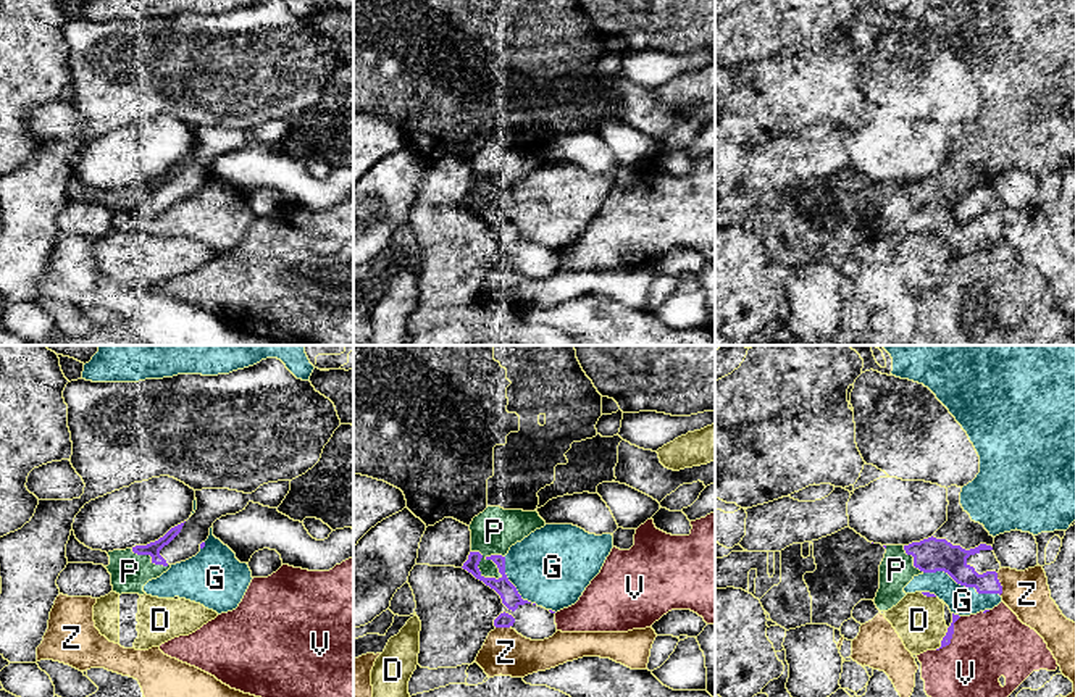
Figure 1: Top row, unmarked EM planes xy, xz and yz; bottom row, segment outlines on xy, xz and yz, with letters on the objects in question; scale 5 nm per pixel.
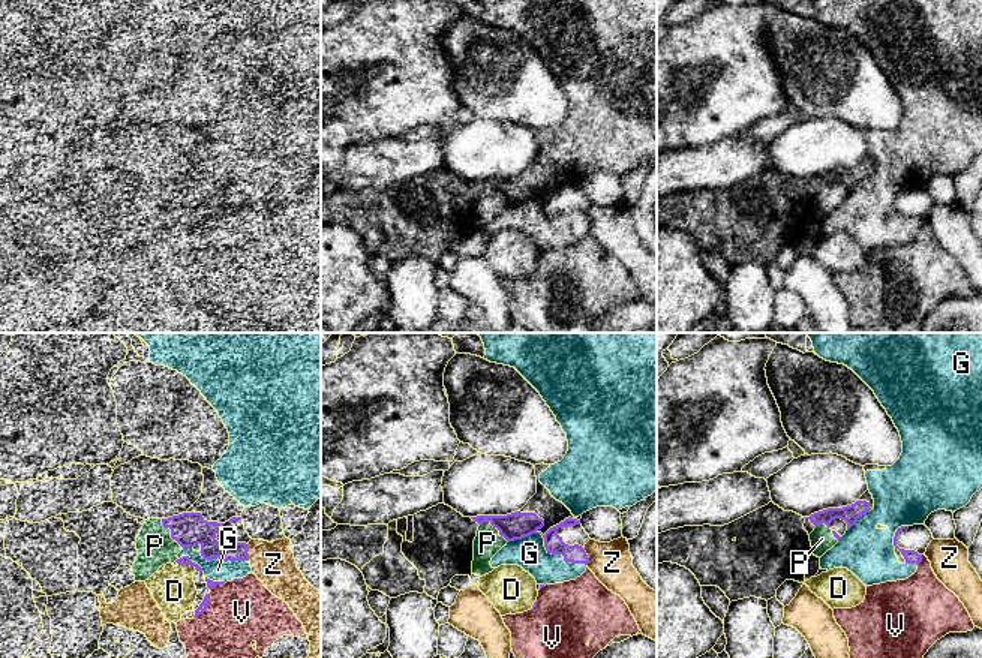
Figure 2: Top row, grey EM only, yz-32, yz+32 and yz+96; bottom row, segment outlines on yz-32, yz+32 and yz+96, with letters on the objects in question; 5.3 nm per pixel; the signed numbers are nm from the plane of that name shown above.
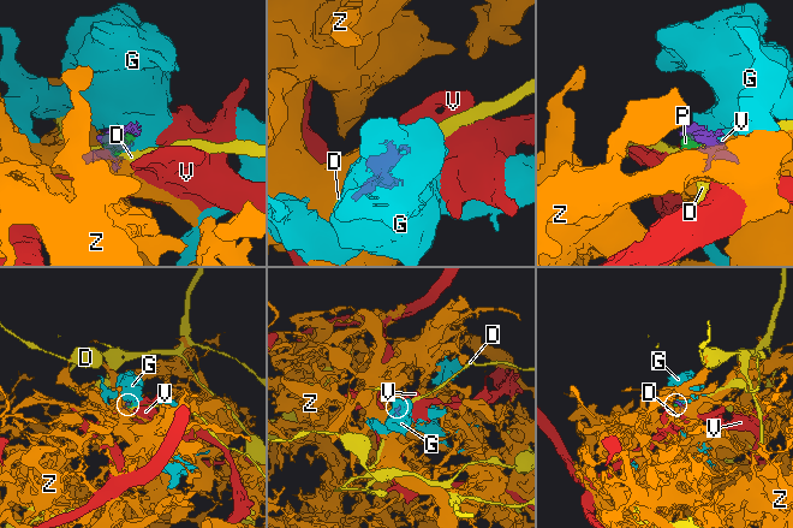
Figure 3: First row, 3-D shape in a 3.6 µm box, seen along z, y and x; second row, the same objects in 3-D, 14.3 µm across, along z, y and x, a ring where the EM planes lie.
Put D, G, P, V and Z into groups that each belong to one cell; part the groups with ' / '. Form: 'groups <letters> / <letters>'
groups D / G / P / V / Z

